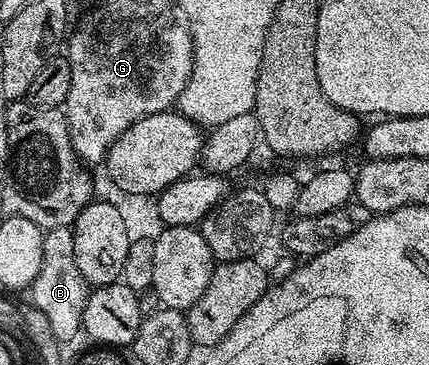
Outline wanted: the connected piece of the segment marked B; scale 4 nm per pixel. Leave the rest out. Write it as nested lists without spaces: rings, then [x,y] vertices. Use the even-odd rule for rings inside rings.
[[[62,226],[46,231],[41,244],[41,272],[37,272],[37,280],[33,280],[29,287],[29,302],[45,314],[53,336],[59,342],[69,340],[69,336],[77,336],[77,332],[82,330],[88,293],[89,287],[81,276],[81,268],[77,268],[77,256],[73,256],[72,227]]]

